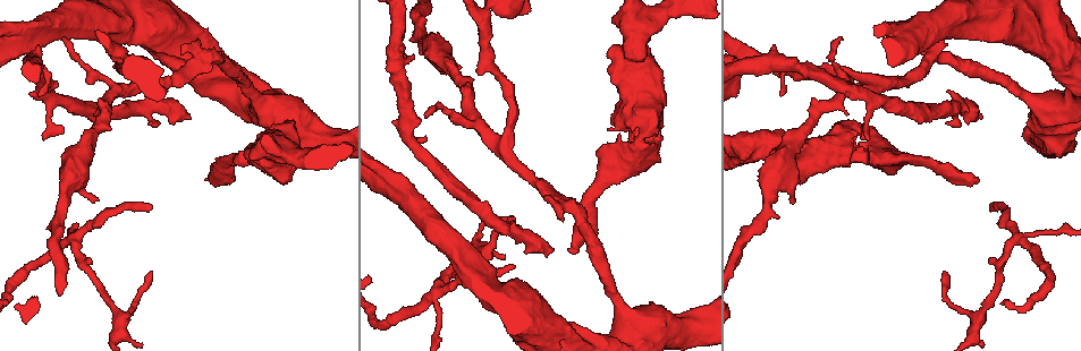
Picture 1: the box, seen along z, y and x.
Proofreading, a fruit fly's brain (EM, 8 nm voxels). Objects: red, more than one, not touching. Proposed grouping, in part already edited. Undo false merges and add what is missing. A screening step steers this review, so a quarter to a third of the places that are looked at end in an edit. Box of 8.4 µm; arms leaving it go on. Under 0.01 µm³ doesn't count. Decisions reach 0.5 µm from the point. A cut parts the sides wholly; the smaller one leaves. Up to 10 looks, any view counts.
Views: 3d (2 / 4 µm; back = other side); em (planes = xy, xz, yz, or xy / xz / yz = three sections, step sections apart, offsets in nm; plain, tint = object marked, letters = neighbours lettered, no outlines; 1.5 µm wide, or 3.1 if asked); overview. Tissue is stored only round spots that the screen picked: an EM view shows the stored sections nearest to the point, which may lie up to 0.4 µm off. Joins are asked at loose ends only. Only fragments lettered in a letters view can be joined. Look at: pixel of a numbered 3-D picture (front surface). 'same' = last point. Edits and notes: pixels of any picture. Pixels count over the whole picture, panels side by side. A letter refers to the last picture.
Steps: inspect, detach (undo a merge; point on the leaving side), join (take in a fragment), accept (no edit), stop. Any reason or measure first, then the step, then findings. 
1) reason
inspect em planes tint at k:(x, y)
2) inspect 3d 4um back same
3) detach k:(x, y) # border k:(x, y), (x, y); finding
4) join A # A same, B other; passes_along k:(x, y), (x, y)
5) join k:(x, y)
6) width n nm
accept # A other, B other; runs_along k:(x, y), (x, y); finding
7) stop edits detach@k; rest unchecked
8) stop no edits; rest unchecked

stops while still wide
inspect em xy step 4 letters at 1:(608, 56)

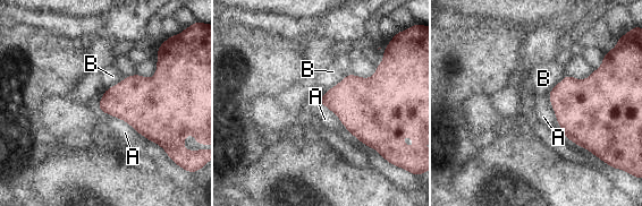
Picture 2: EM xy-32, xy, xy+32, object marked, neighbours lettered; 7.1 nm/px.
accept # A other, B other; none of them fits

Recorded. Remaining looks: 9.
arms part here
inspect 3d 2um back at 1:(482, 19)

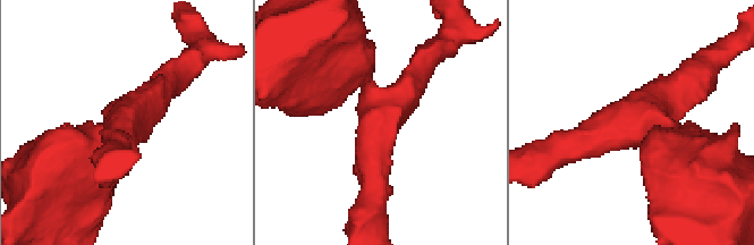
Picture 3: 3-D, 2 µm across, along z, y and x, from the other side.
inspect em planes letters at 3:(640, 122)

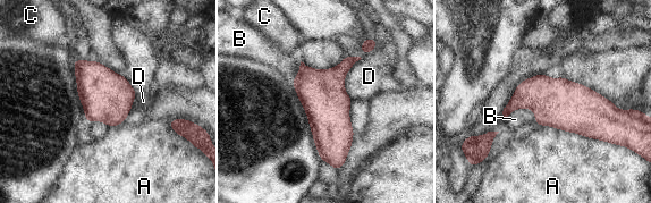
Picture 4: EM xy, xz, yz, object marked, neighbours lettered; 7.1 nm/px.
accept # A other, B other, C other, D other; border 4:(362, 58), (345, 76), (351, 100); one neuron here

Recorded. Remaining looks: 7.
branch stops here
inspect 3d 2um at 1:(573, 254)

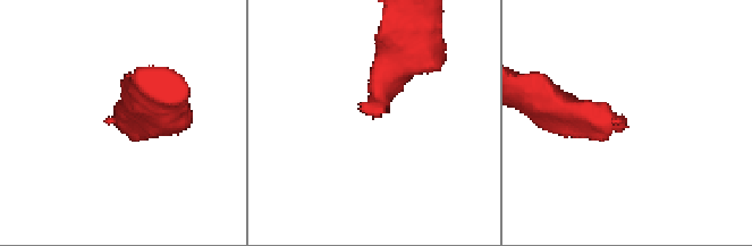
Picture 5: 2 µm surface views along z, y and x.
inspect em yz step 4 plain at 5:(115, 123)

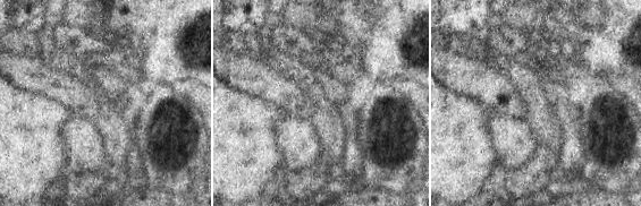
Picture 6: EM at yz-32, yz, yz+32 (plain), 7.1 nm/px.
see the neighbours
inspect em yz step 4 letters same

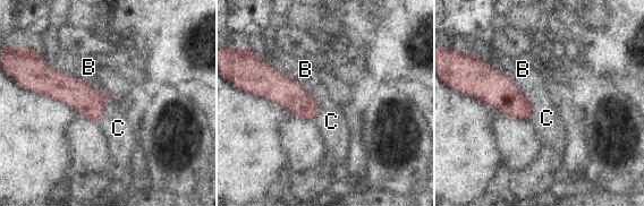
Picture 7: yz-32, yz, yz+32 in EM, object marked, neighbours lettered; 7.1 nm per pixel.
accept # B other, C other; border 7:(44, 60), (103, 96); no lettered fragment goes on from it

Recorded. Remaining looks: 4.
tapers out
inspect 3d 4um at 1:(151, 273)

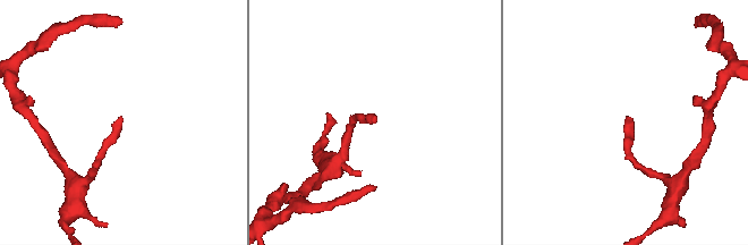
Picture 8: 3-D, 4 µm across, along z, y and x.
now the EM
inspect em yz step 8 tint at 8:(629, 118)

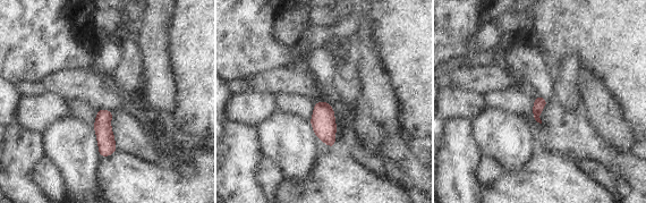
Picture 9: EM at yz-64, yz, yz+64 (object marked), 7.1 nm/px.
inspect em planes letters same

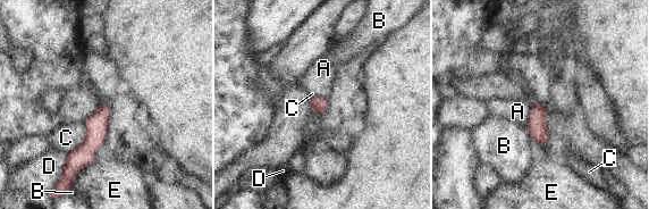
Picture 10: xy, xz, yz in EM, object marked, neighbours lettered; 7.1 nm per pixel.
width 120 nm
accept # A other, B other, C other, D other, E other; runs_along 10:(106, 105), (94, 140), (69, 165); none of them fits

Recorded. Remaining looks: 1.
stop no edits; rest unchecked

